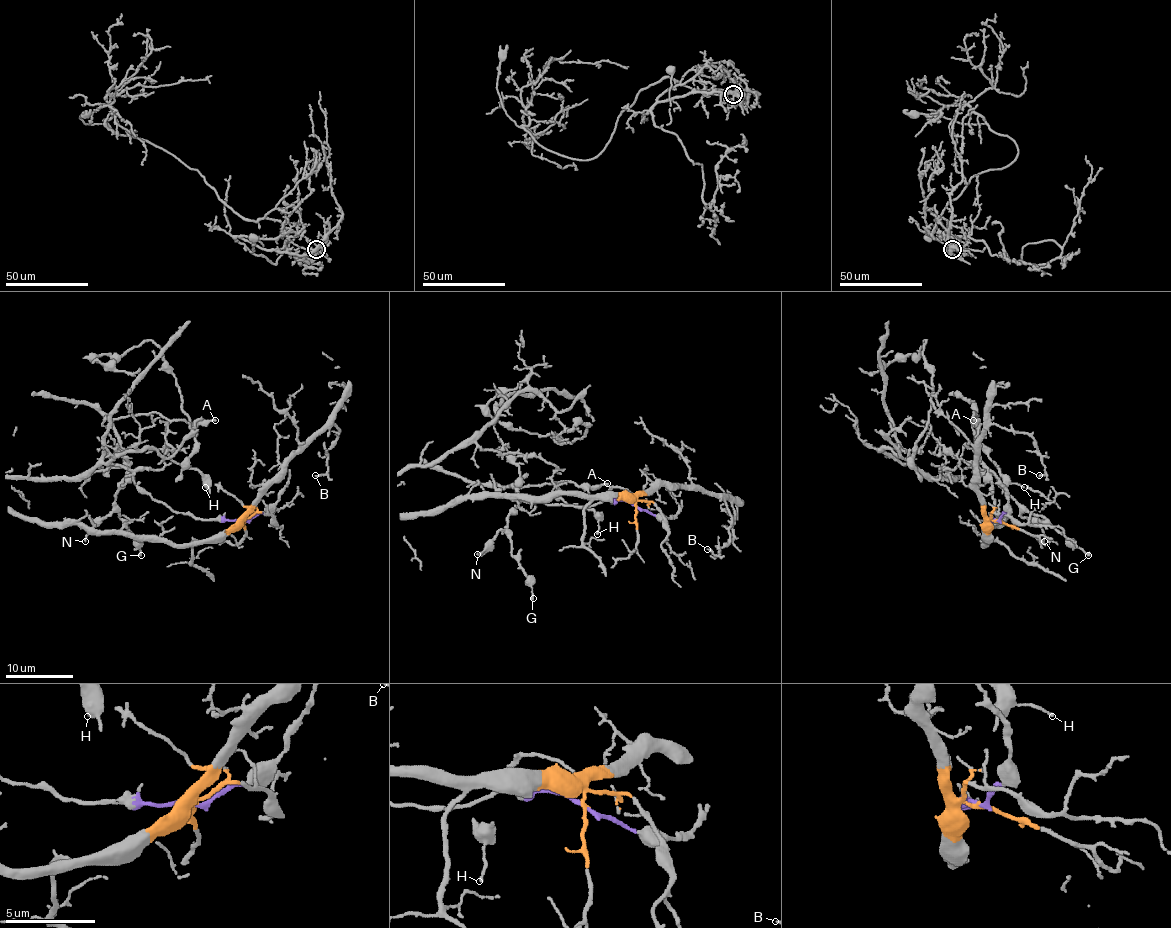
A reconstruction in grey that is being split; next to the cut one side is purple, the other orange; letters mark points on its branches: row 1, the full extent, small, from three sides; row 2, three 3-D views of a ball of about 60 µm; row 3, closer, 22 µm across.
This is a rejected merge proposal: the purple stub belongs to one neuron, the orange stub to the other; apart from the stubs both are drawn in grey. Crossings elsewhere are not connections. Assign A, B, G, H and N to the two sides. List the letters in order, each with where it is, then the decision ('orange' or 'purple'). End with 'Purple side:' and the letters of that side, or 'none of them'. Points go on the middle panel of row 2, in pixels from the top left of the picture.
A: place (607, 483); purple
B: place (707, 549); orange
G: place (533, 598); purple
H: place (597, 534); purple
N: place (477, 554); purple
Purple side: A, G, H, N

